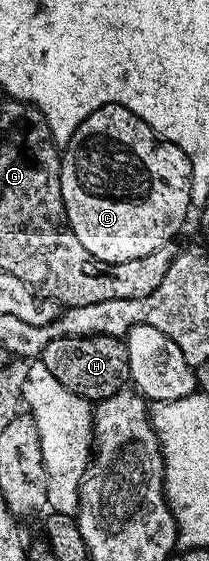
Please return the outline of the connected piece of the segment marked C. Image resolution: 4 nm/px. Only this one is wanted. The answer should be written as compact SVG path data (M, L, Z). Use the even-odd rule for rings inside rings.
M116 103L105 105L73 133L65 145L59 164L61 173L61 197L67 210L67 226L89 249L93 257L110 263L133 261L133 257L145 257L157 249L168 246L171 238L183 227L191 206L191 162L186 153L165 141L137 113Z

